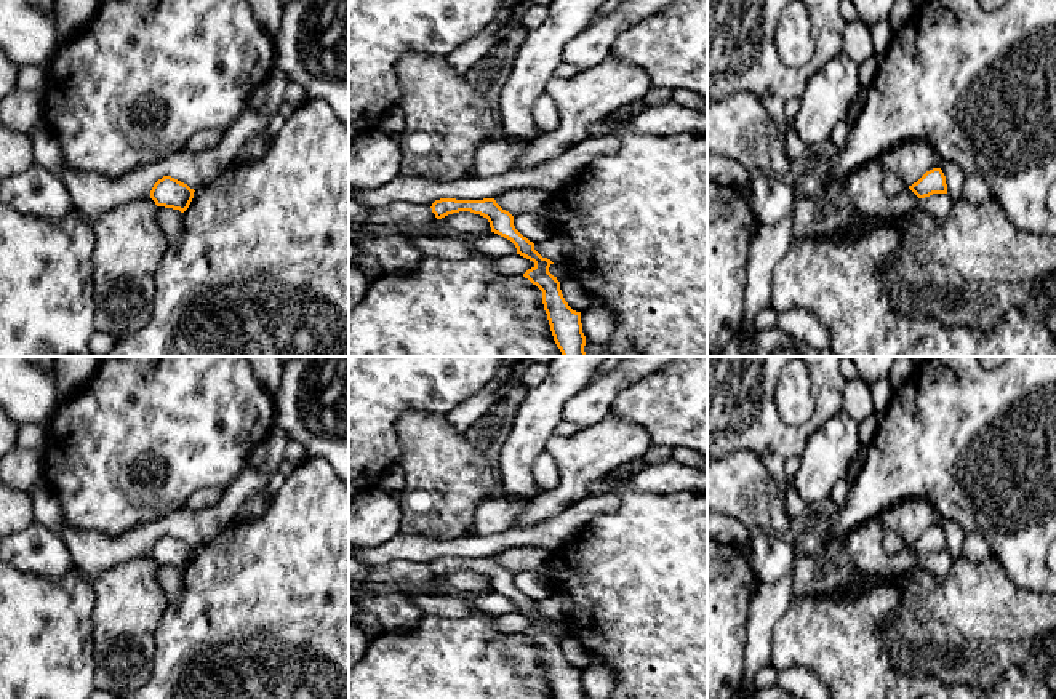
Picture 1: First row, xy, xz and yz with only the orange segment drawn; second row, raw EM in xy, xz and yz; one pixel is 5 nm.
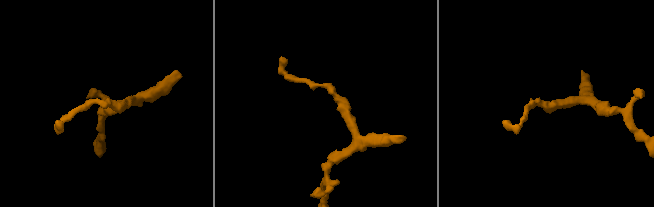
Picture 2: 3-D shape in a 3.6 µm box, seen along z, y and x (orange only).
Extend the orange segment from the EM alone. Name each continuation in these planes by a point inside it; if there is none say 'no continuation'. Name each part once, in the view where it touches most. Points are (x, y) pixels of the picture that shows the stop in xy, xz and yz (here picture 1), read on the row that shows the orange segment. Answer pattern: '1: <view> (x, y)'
no continuation

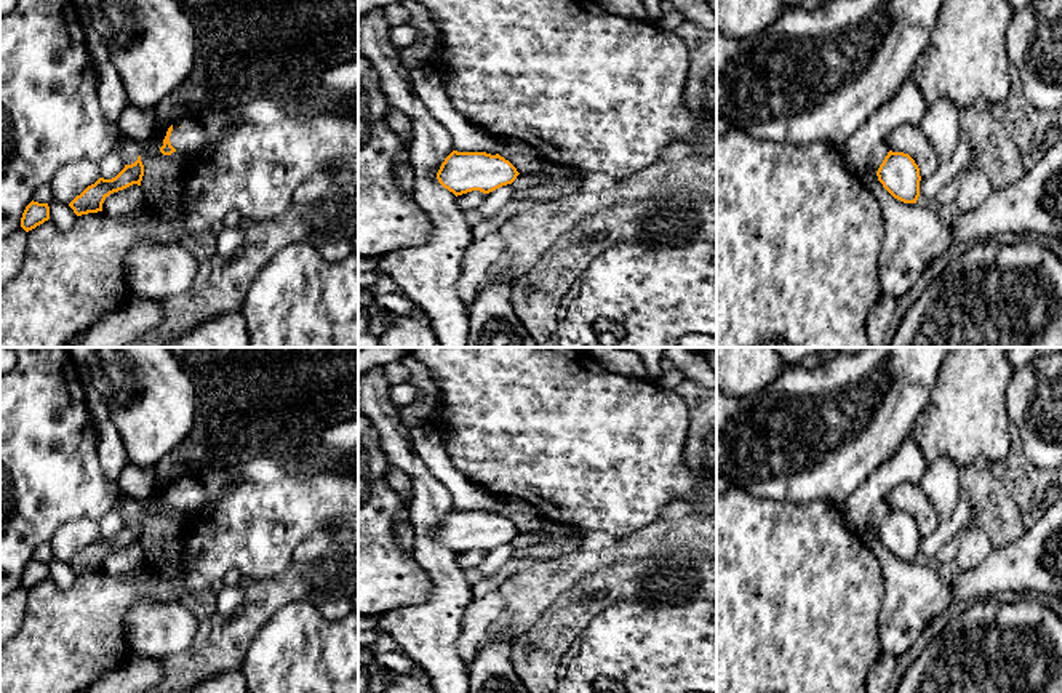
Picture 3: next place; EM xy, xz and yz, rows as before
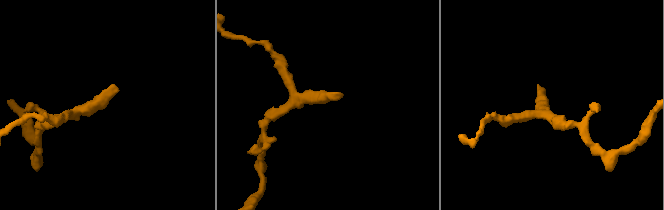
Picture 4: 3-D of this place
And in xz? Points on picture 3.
no continuation

